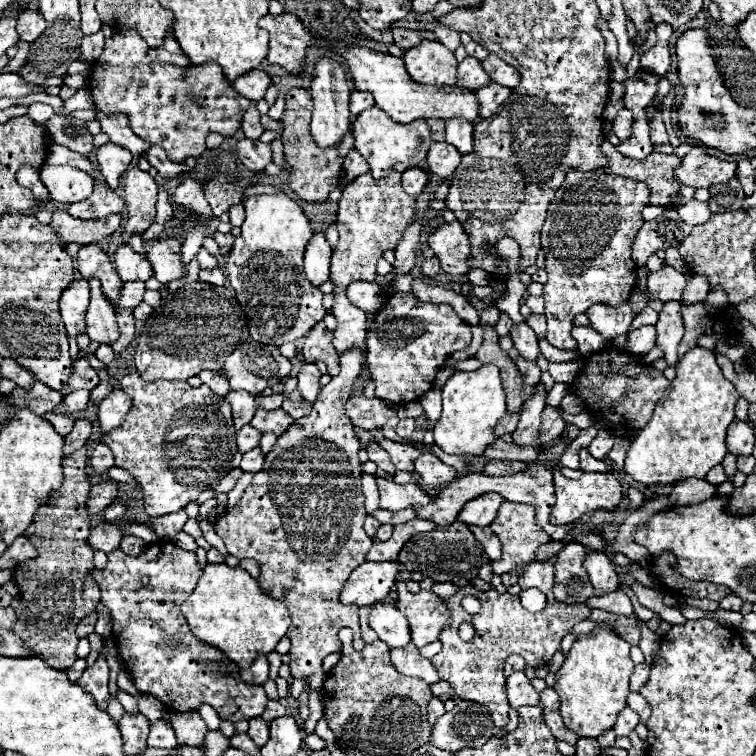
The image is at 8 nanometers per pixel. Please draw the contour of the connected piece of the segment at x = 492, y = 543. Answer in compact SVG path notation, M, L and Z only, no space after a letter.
M470 527L470 531L482 543L490 561L498 561L502 557L502 543L490 527Z

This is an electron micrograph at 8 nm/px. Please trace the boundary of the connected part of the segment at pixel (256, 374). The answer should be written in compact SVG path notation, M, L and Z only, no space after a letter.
M242 343L222 369L232 389L244 389L250 395L258 395L266 387L272 387L288 377L292 361L280 353L278 347L264 343Z

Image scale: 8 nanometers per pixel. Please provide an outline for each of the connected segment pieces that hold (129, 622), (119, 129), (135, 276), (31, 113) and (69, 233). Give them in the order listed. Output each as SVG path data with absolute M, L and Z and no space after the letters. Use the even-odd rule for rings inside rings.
M160 539L138 557L132 557L120 549L114 549L112 553L108 553L106 567L94 569L92 577L100 585L102 605L108 607L108 611L112 615L112 633L116 639L118 653L124 661L124 669L140 693L156 695L172 711L194 711L202 703L208 703L218 711L220 719L230 719L232 723L236 723L240 719L260 717L266 707L266 701L268 701L262 685L244 683L240 677L240 667L234 661L226 659L224 651L220 651L214 645L208 645L208 643L200 641L196 635L192 635L192 631L180 611L182 601L194 591L194 587L200 579L200 571L202 571L202 567L196 561L196 553L184 551L168 539ZM106 573L112 579L102 579L102 575L106 575ZM142 577L148 577L148 585L142 583Z
M96 111L96 119L100 121L102 131L110 137L110 141L130 149L134 157L146 153L146 149L150 147L150 143L144 143L138 135L132 133L132 129L126 123L126 115L122 115L122 113L108 115L108 113L102 113L102 111Z
M122 245L114 253L114 265L122 281L146 281L152 277L152 267L146 255L136 253L130 245Z
M32 103L32 105L28 107L28 117L30 117L32 121L40 123L40 125L44 125L52 115L54 115L54 109L52 109L50 105L46 105L46 103Z
M54 211L50 225L60 241L90 245L98 243L106 235L112 235L120 227L120 221L122 221L120 215L110 215L108 219L96 219L96 221L82 221L74 219L66 211Z

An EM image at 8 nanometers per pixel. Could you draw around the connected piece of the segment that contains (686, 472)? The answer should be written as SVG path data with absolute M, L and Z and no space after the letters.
M704 347L690 349L676 365L676 379L670 383L668 397L656 403L652 419L640 429L638 437L632 441L628 455L626 455L626 473L644 485L666 485L674 483L676 479L688 479L688 477L700 477L704 479L706 473L722 463L726 455L726 431L728 425L736 419L734 405L740 399L734 385L722 375L722 369L716 361L716 353Z

